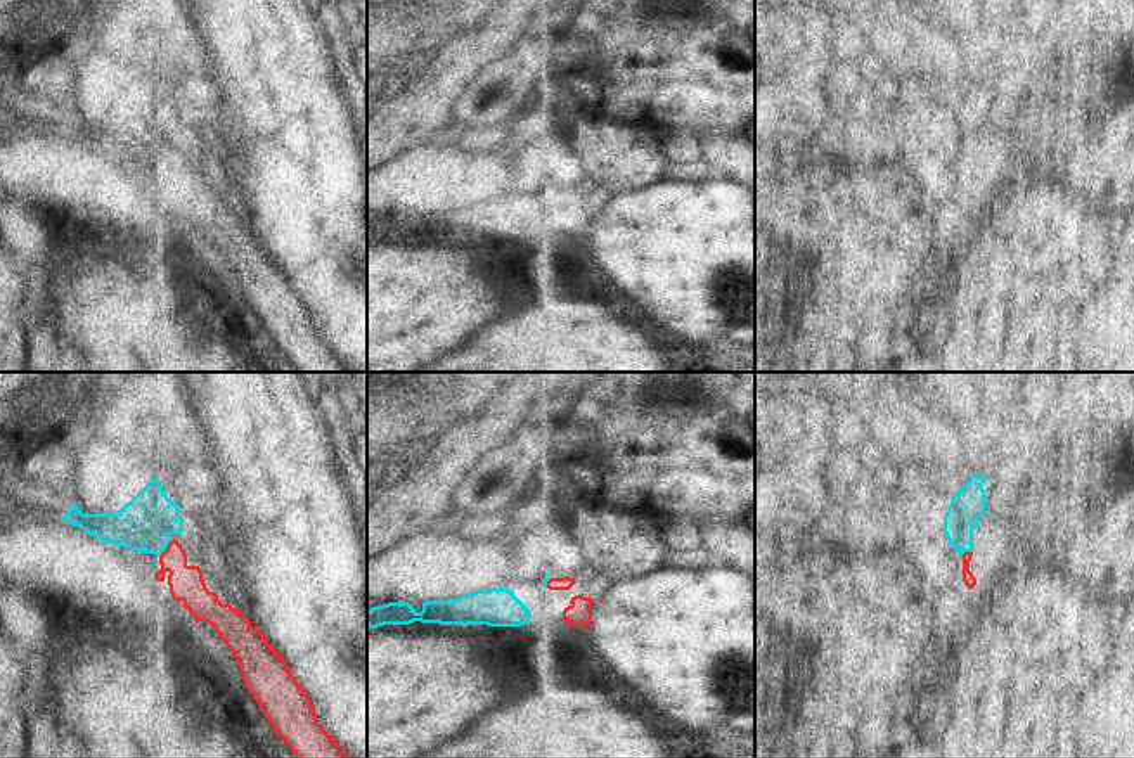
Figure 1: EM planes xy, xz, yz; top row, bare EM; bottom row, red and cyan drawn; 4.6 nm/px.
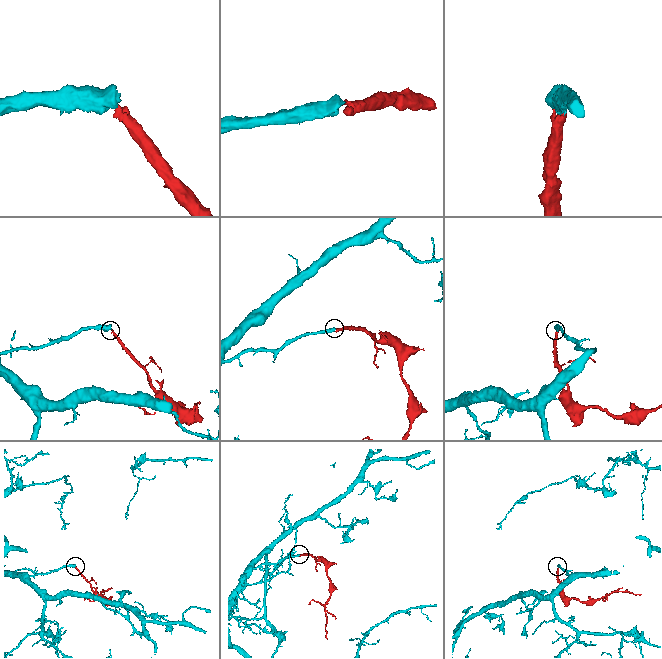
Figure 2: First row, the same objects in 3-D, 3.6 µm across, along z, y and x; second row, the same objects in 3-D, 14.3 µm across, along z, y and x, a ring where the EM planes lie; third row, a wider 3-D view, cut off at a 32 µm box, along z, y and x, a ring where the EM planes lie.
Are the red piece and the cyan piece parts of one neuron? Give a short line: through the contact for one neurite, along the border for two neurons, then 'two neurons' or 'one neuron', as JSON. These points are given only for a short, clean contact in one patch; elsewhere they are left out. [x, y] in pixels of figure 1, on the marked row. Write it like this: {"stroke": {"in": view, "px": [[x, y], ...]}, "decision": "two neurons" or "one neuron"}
{"stroke": {"in": "xy", "px": [[186, 582], [167, 547], [146, 523]]}, "decision": "one neuron"}

